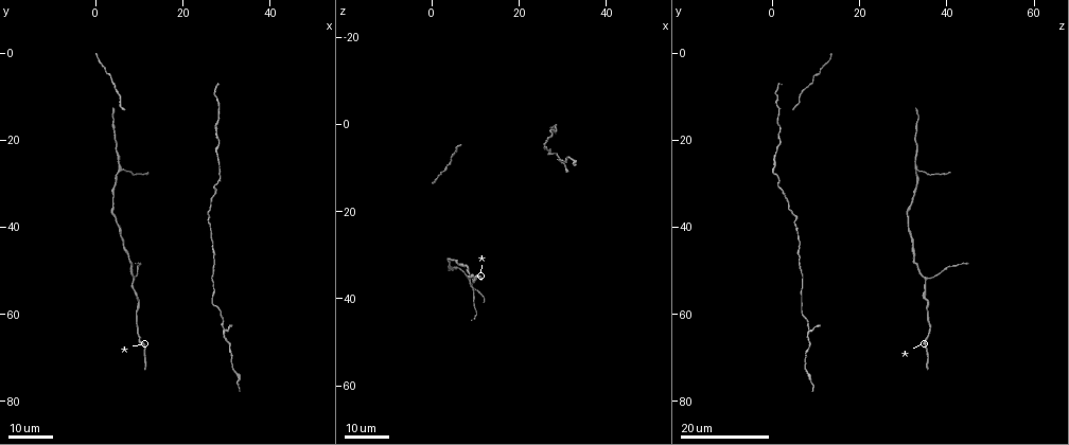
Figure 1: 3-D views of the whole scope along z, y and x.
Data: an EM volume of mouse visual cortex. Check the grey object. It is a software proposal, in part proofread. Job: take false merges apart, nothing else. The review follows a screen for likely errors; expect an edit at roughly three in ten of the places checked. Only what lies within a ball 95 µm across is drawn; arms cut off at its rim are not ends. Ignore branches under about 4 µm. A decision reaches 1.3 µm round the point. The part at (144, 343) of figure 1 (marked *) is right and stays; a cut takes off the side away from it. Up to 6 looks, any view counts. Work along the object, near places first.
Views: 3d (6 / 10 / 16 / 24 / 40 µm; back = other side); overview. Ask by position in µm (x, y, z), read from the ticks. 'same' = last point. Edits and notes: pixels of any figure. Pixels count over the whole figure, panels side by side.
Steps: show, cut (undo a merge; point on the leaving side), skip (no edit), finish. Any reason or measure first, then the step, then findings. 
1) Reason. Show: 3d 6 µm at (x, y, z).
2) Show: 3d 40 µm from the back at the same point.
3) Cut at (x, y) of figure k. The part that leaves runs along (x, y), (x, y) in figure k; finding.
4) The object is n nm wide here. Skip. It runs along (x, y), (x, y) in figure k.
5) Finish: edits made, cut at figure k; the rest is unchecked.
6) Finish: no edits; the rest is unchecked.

Three-way junction. Show: 3d 24 µm at (8.5, 51.5, 35.0).

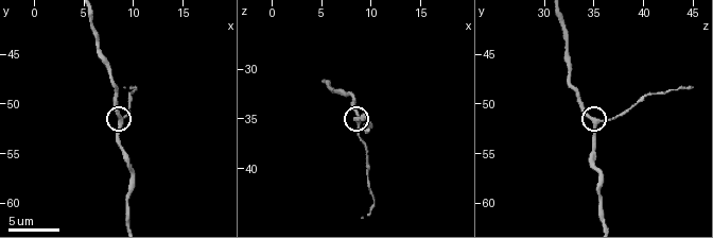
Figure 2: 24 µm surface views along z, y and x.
Show: 3d 10 µm at (9.0, 51.4, 35.2).

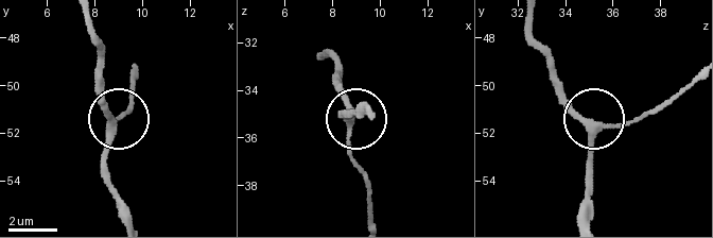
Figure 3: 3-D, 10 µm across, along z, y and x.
Skip. It runs along (126, 218), (108, 174), (108, 132), (126, 107) in figure 3; all the same neuron.

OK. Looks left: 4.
Side arm on a straight run. Show: 3d 24 µm at (29.5, 63.0, 8.5).

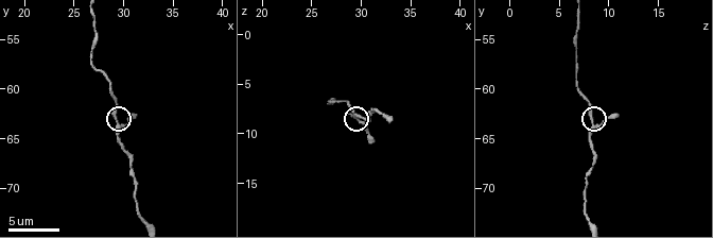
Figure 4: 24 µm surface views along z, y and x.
Show: 3d 6 µm at (29.4, 63.6, 8.4).

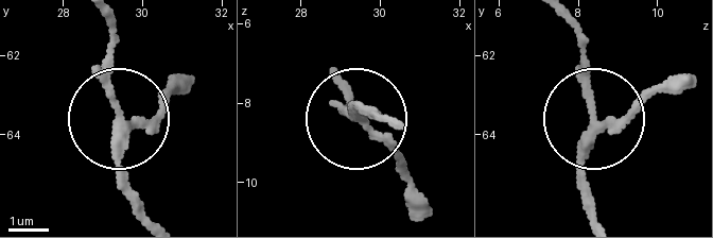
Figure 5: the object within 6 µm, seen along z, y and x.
The object is 200 nm wide here. Skip. One neuron here.

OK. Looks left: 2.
Three-way junction. Show: 3d 24 µm at (6.0, 26.5, 33.0).

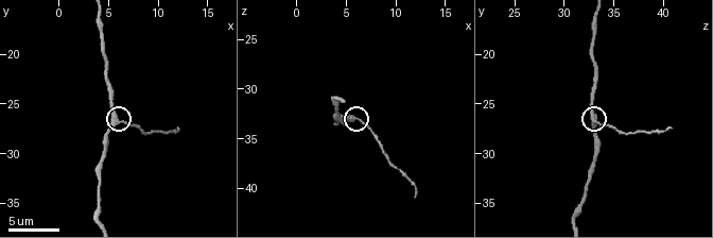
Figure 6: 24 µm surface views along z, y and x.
Zoom in. Show: 3d 6 µm at (5.8, 26.4, 33.0).

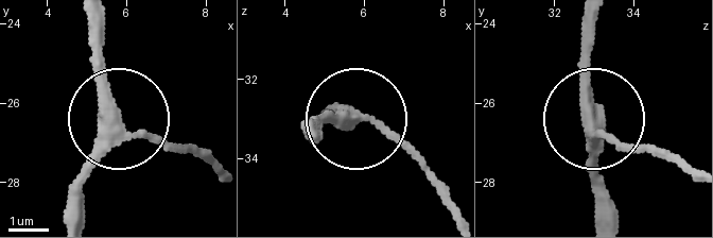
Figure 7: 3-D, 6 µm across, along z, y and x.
The side arm is 11 µm long. Skip. It runs along (594, 219), (594, 124), (625, 145), (673, 154) in figure 7; all the same neuron.

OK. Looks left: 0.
Finish: no edits; the rest is unchecked.

